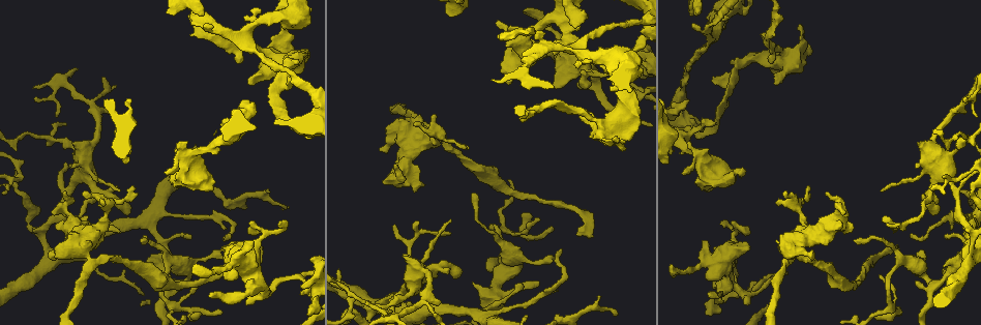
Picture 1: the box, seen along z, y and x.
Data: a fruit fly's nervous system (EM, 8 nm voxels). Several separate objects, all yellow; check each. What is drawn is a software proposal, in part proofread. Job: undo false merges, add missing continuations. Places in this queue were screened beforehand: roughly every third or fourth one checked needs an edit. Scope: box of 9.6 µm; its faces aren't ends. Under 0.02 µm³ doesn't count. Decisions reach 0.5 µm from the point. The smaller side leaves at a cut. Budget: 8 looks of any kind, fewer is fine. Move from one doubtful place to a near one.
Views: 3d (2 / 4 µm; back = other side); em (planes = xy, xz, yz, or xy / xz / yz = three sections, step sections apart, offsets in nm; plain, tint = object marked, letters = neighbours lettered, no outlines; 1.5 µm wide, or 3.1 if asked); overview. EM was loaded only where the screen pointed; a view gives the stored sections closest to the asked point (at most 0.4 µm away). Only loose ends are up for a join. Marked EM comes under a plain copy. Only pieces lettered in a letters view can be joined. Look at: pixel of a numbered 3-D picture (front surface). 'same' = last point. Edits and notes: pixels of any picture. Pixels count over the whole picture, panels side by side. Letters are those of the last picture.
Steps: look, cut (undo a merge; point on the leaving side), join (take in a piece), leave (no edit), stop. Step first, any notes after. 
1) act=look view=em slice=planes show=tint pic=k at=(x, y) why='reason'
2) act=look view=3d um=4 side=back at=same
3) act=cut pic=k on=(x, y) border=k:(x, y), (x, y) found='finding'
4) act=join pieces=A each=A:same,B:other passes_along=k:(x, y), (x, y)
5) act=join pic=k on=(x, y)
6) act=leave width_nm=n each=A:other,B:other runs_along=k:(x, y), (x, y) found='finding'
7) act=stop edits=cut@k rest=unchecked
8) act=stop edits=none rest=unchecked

act=look view=em slice=planes show=letters pic=1 at=(856, 240) why='thin end'

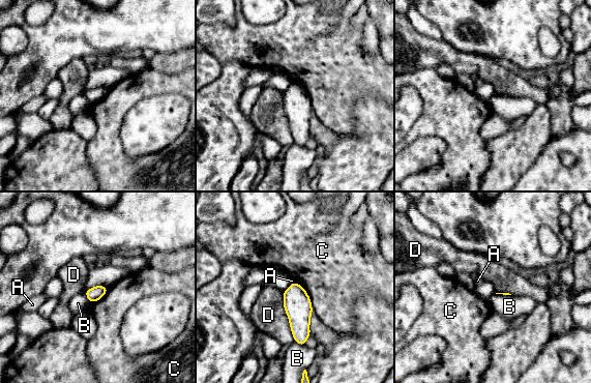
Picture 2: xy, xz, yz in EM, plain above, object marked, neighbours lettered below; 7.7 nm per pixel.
act=leave each=A:other,B:other,C:other,D:other found='no lettered piece goes on from it'

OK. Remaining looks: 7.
act=look view=em slice=planes show=letters pic=1 at=(279, 222) why='tapers out'

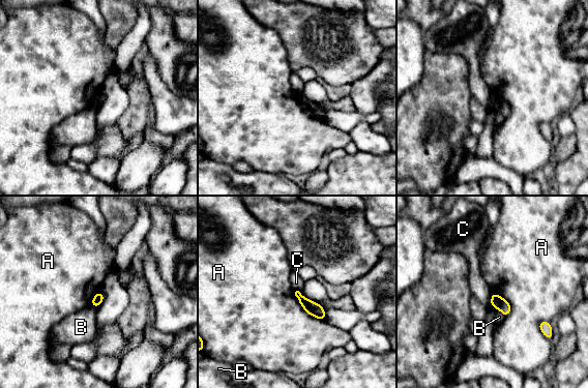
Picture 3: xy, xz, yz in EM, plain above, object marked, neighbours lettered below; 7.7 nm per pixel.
act=leave each=A:other,B:other,C:other border=3:(294, 292), (310, 315), (324, 320) found='none of them fits'

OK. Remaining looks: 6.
act=look view=em slice=xy step=8 show=letters pic=1 at=(882, 191) why='tapers out'

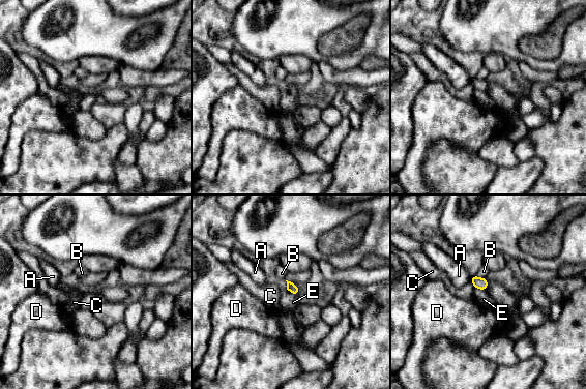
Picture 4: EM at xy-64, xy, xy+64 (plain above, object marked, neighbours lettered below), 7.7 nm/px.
act=leave longest_contact=E:100nm each=A:other,B:other,C:other,D:other,E:other border=4:(287, 289), (296, 296) found='no lettered piece goes on from it'

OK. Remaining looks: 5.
act=look view=3d um=4 pic=1 at=(63, 194) why='thin end'

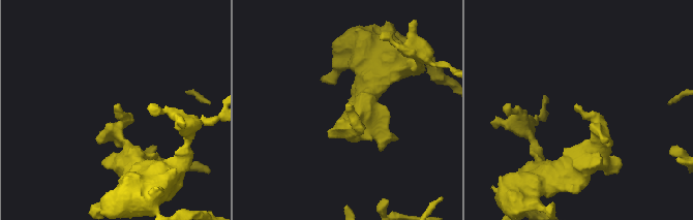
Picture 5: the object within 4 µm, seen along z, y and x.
act=look view=em slice=planes show=tint pic=5 at=(115, 106) why='shape alone is not enough'

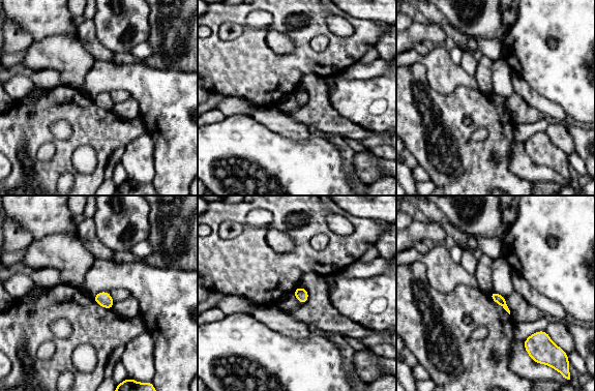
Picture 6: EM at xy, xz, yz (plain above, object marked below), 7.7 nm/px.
act=look view=em slice=planes show=letters at=same why='what lies round it'

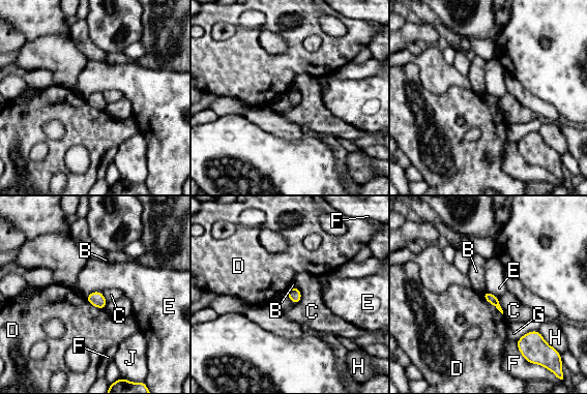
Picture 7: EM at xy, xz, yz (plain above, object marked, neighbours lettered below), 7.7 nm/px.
act=leave each=B:other,C:other,D:other,E:other,F:other,G:other,H:other,J:other found='no lettered piece goes on from it'

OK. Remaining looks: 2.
act=stop edits=none rest=unchecked

